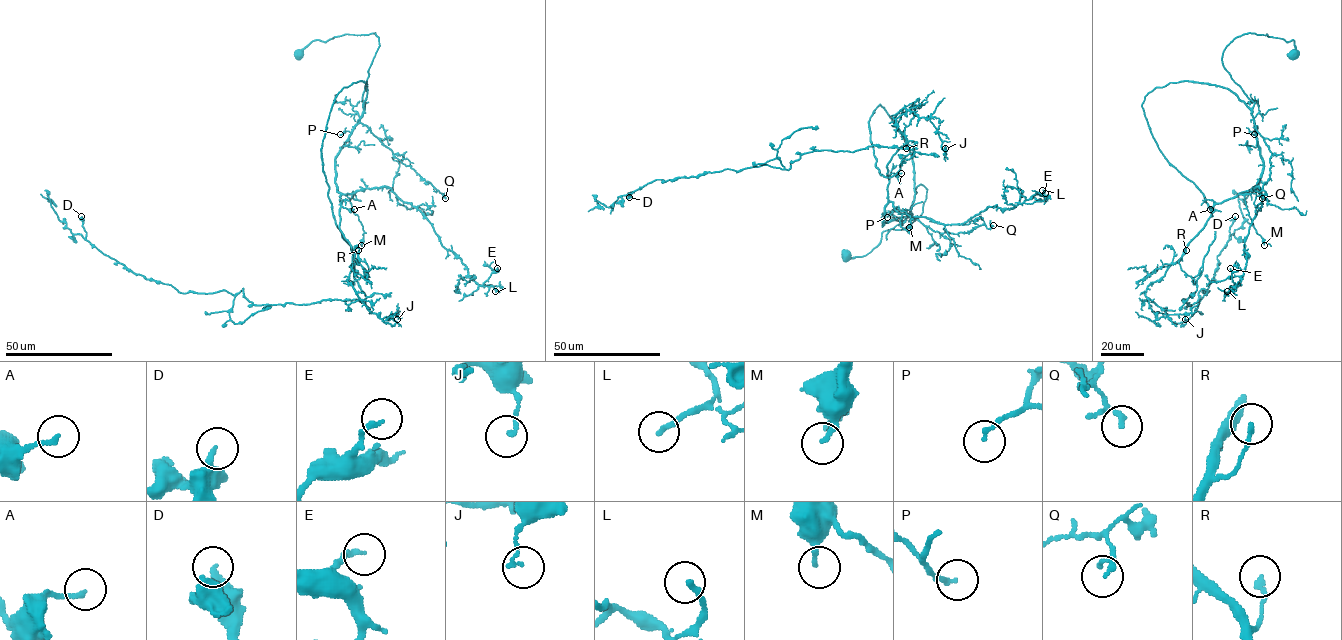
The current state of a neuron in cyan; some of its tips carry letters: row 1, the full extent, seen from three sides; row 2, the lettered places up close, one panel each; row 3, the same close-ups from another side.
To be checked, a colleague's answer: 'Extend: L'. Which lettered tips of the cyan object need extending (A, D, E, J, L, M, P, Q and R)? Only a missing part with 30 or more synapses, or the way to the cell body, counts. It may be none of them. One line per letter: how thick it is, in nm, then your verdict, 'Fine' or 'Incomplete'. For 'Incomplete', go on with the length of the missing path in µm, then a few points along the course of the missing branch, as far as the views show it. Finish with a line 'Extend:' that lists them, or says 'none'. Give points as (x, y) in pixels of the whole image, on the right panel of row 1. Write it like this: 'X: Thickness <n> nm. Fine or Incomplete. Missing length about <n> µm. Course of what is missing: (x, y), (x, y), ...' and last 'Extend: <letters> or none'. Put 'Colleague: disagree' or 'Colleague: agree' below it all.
A: Thickness 160 nm. Fine
D: Thickness 320 nm. Fine
E: Thickness 160 nm. Fine
J: Thickness 120 nm. Fine
L: Thickness 200 nm. Incomplete. Missing length about 15 µm. Course of what is missing: (1227, 291), (1211, 295), (1209, 293), (1213, 289)
M: Thickness 190 nm. Fine
P: Thickness 160 nm. Fine
Q: Thickness 160 nm. Fine
R: Thickness 160 nm. Fine
Extend: L
Colleague: agree

